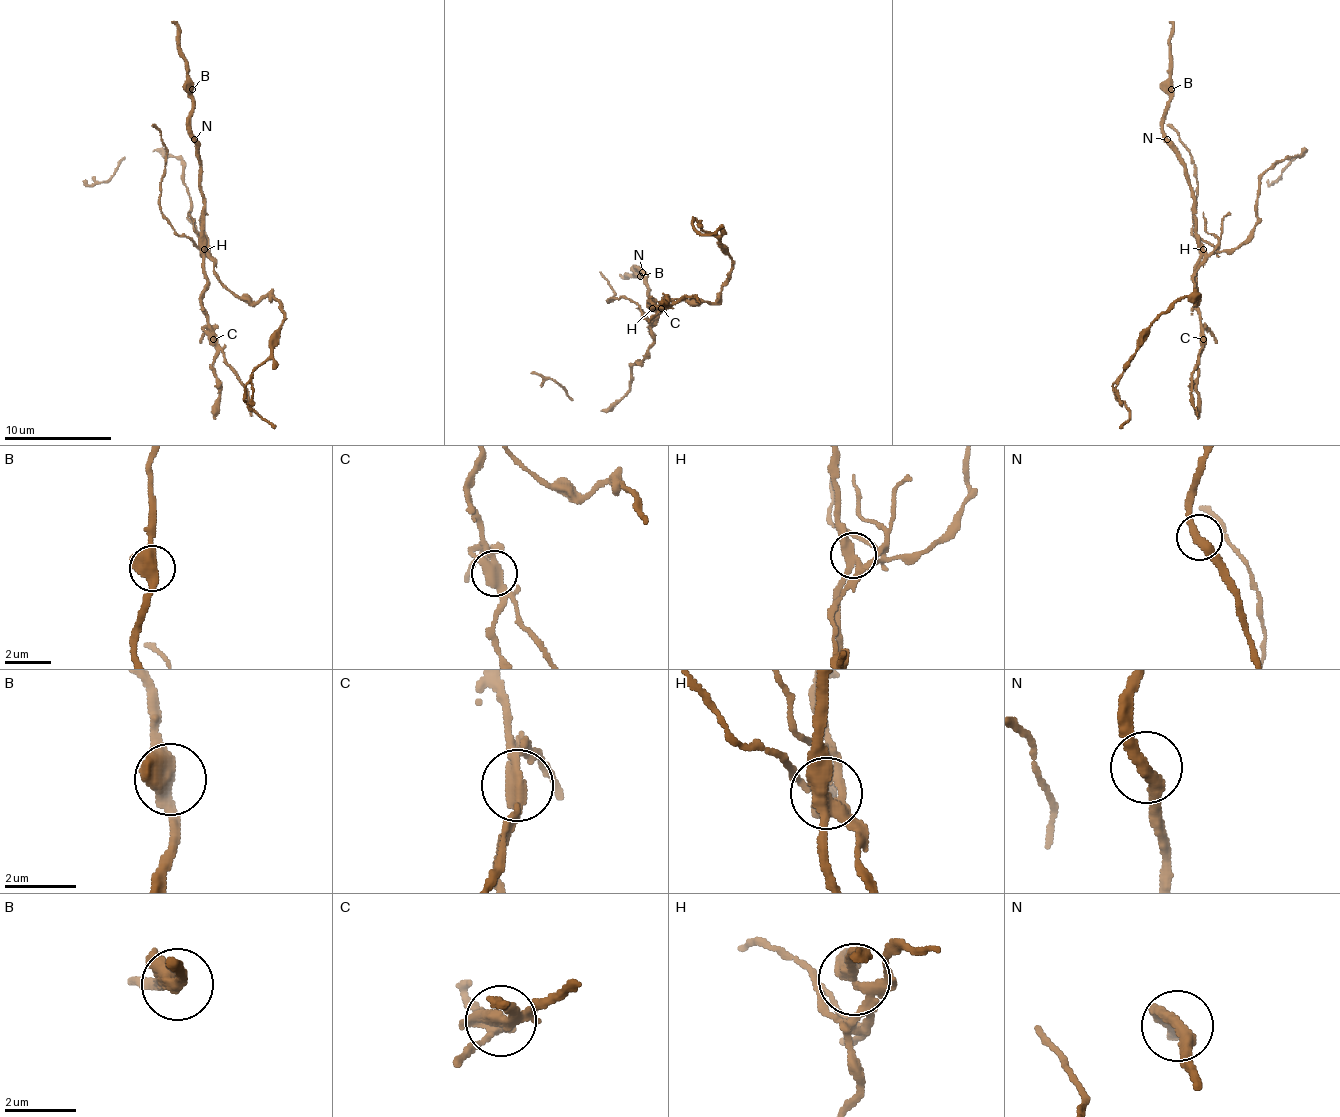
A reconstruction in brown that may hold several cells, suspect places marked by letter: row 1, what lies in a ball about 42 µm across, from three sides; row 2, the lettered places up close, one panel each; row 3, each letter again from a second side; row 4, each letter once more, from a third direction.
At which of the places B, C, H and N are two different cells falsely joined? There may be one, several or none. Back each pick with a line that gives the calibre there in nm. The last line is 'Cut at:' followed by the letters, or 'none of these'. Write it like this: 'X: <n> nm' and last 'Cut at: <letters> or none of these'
C: 360 nm
H: 360 nm
Cut at: C, H

